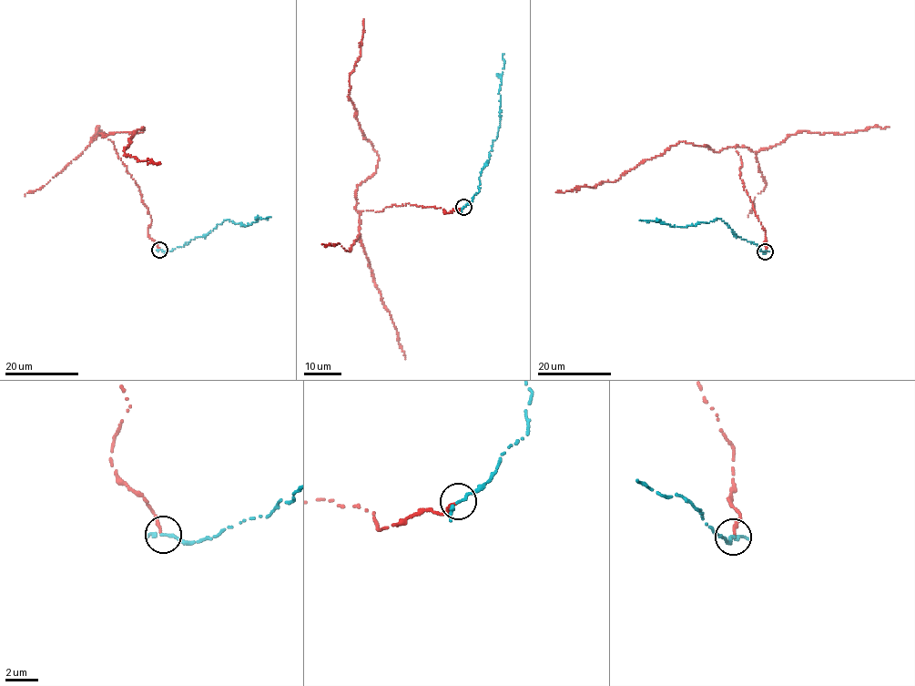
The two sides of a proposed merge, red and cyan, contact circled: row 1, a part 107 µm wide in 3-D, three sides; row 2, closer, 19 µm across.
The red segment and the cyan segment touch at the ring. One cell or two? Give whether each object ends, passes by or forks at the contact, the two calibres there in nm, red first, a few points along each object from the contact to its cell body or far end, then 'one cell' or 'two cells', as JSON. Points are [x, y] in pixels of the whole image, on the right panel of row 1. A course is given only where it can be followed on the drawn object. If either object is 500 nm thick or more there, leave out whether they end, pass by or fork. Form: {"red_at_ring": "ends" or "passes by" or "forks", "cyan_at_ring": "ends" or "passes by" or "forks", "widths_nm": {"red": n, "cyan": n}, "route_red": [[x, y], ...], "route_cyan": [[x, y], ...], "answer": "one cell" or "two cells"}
{"red_at_ring": "ends", "cyan_at_ring": "passes by", "widths_nm": {"red": 190, "cyan": 190}, "route_red": [[766, 251], [765, 230], [740, 179], [741, 157], [736, 147], [714, 151], [680, 142], [618, 179], [556, 192]], "route_cyan": [[765, 251], [735, 235], [720, 219], [685, 227], [660, 223], [658, 220], [639, 220]], "answer": "two cells"}

